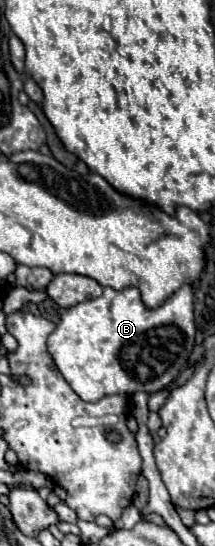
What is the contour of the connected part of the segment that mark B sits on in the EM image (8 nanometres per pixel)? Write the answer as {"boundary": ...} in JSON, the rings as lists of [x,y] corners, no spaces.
{"boundary":[[[183,285],[173,293],[161,307],[147,309],[141,301],[137,289],[129,287],[115,291],[111,287],[103,289],[101,297],[87,299],[69,307],[55,325],[55,331],[47,339],[47,349],[69,387],[87,403],[95,403],[107,395],[133,395],[137,391],[155,393],[169,387],[175,377],[187,367],[187,359],[193,351],[195,321],[193,321],[193,289]]]}

